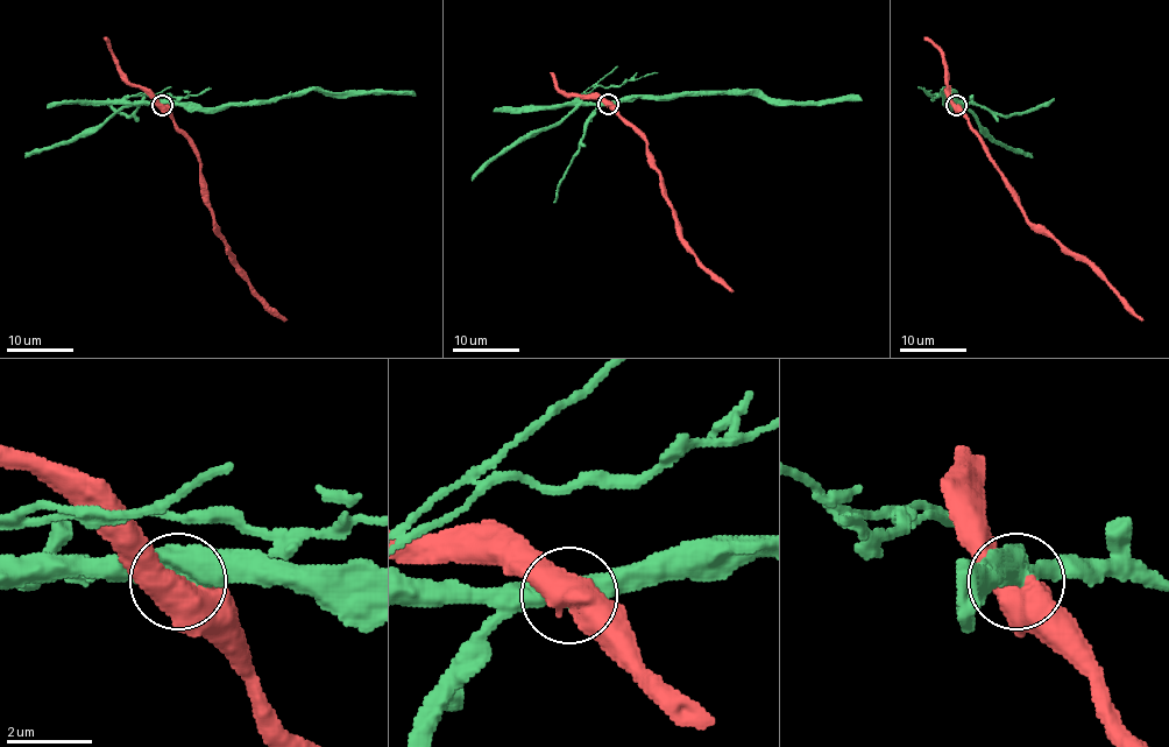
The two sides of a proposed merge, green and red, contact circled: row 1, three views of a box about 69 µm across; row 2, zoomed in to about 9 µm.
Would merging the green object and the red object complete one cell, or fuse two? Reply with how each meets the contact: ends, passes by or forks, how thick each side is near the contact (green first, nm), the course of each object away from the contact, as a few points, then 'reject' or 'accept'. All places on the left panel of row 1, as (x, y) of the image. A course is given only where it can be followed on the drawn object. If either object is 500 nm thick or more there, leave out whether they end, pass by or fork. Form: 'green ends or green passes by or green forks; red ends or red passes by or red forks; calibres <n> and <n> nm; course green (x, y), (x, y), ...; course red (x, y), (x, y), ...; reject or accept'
calibres 550 and 600 nm; course green (162, 105), (270, 104), (297, 97), (303, 92), (416, 96); course red (162, 105), (197, 157), (200, 192), (226, 244), (229, 260), (247, 283), (288, 319); reject

